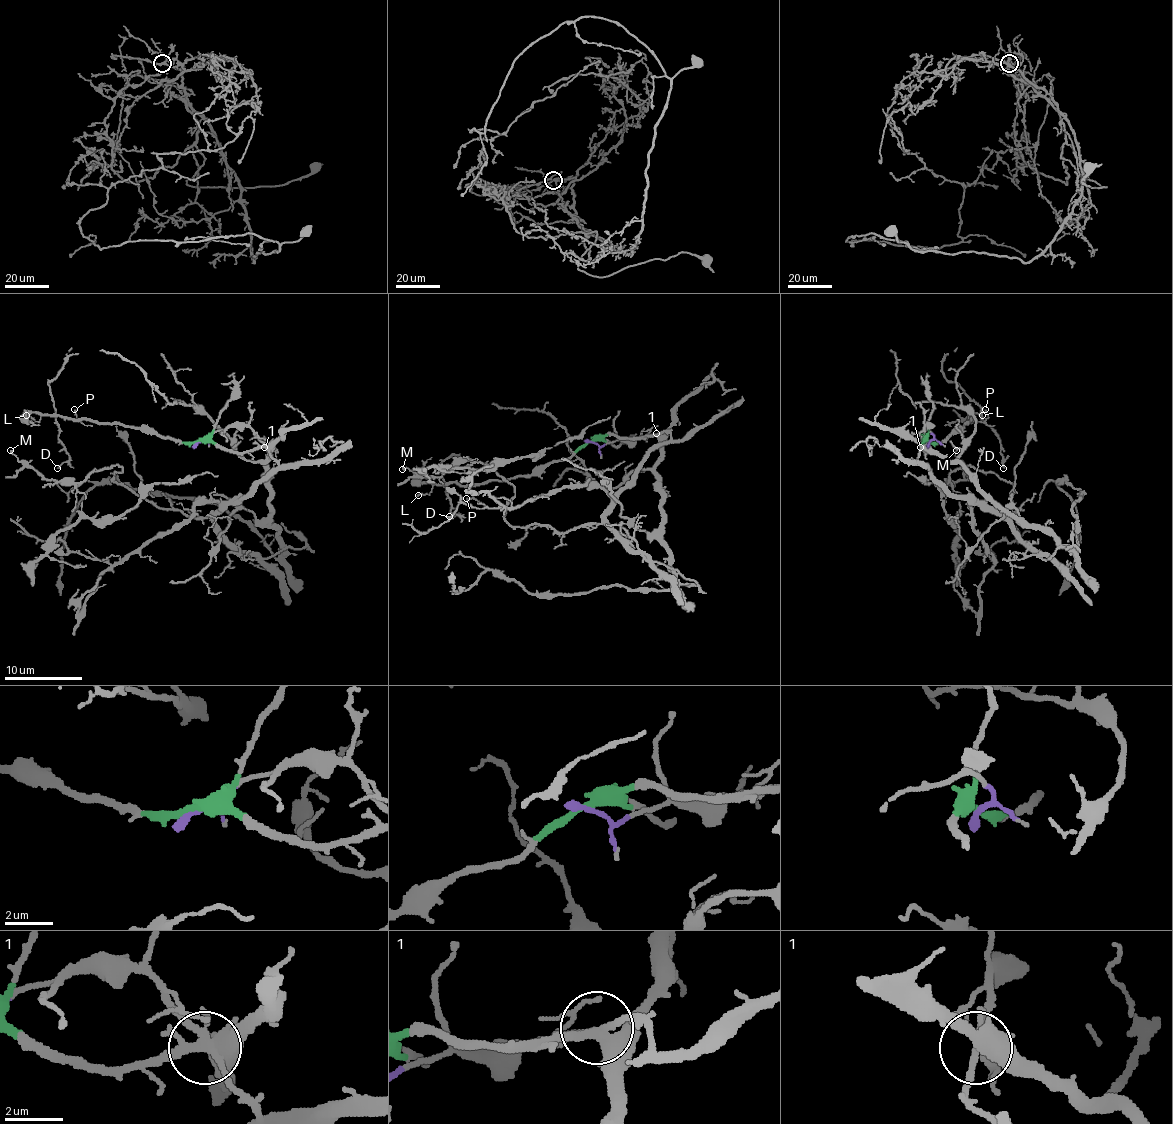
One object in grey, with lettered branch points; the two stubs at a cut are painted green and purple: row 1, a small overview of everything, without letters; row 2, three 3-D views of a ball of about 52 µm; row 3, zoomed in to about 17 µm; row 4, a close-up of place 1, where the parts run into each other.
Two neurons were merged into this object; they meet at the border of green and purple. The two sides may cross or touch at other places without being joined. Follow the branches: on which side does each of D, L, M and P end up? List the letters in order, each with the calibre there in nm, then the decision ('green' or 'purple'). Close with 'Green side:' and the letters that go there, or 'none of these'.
D: calibre 100 nm; green
L: calibre 150 nm; green
M: calibre 140 nm; purple
P: calibre 120 nm; green
Green side: D, L, P

